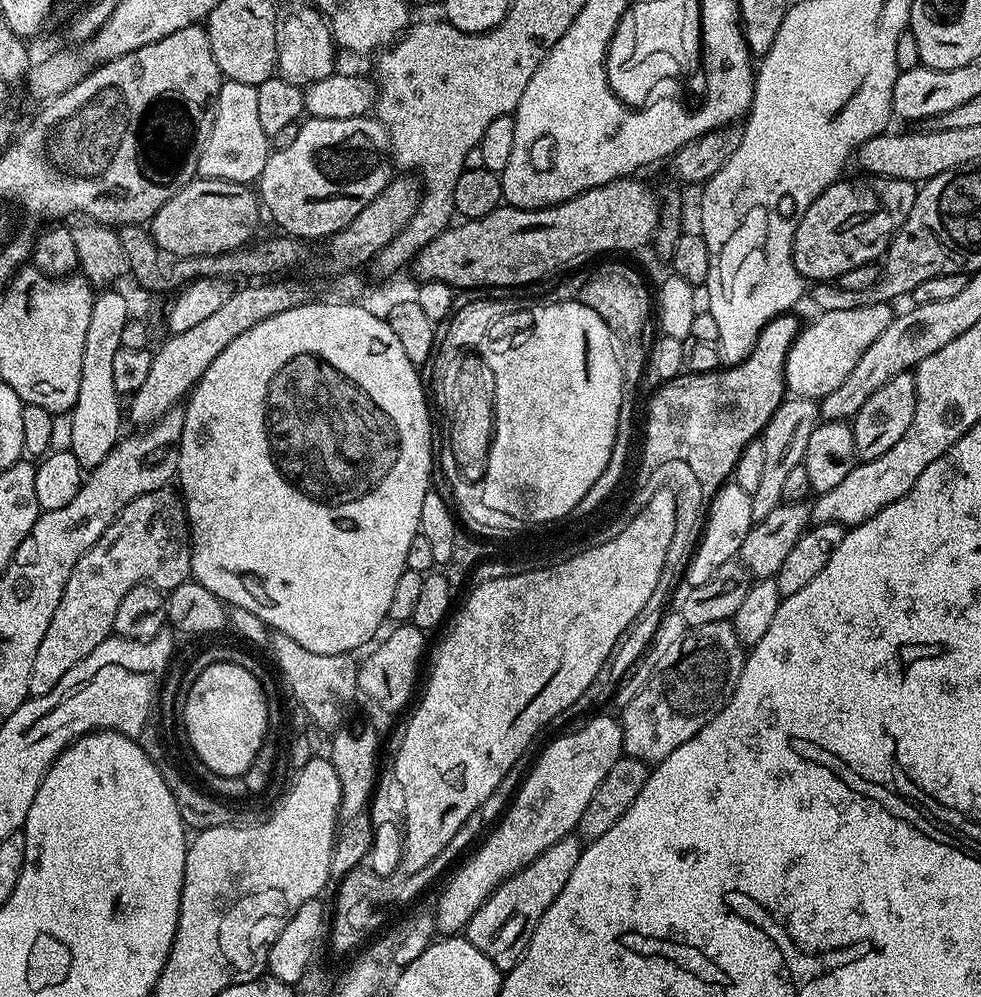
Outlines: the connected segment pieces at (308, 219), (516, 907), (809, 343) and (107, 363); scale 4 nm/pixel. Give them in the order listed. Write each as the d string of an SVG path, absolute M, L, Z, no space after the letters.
M371 115L308 118L289 147L269 155L258 181L258 196L267 215L276 219L277 229L309 242L341 232L393 178L392 138L379 120Z
M563 836L561 840L554 842L554 846L550 846L550 850L538 854L538 858L534 858L522 870L503 880L492 891L490 898L486 898L486 902L482 902L478 910L474 910L474 916L470 918L466 929L466 938L471 944L478 946L478 950L482 950L482 954L486 954L490 962L494 962L501 974L518 966L518 962L524 957L526 946L542 914L550 910L554 898L562 894L562 886L566 886L570 874L574 874L574 866L578 866L581 851L582 841L579 836Z
M880 304L861 306L854 310L830 310L820 312L817 320L812 320L809 324L805 323L790 346L788 357L785 359L784 382L787 391L793 397L819 402L826 394L830 394L830 390L838 390L838 386L846 382L850 370L858 366L858 358L862 358L870 342L874 342L874 338L878 338L878 334L882 334L882 330L890 326L894 315L893 309L890 309L892 308L888 304Z
M104 290L92 301L90 327L86 330L86 350L82 350L82 382L78 382L78 402L70 413L70 446L81 469L97 468L122 439L122 397L114 390L113 359L122 342L122 330L130 319L128 300L116 290Z

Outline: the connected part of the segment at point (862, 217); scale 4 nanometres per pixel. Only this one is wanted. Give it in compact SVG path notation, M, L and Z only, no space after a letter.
M868 174L863 178L865 180L837 180L813 202L806 214L802 214L802 222L798 222L798 230L792 239L792 257L798 274L805 281L832 282L846 274L846 270L854 270L854 266L879 261L892 237L906 222L910 208L914 206L917 185L911 180L891 180L888 176Z

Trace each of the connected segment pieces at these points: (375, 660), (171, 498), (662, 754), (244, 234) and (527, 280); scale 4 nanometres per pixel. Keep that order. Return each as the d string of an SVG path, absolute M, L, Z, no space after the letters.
M411 622L401 623L393 628L396 629L371 649L373 652L362 660L358 668L359 691L363 695L365 692L384 712L396 712L399 708L409 707L408 699L411 698L412 691L413 696L417 691L416 671L419 670L420 659L424 656L425 629L417 628Z
M159 488L134 498L102 538L78 558L78 566L74 566L66 590L62 590L62 602L58 602L58 610L54 610L54 618L50 618L50 627L38 646L34 670L30 670L29 697L50 694L94 646L113 635L114 614L118 614L118 605L134 586L149 583L161 590L171 590L189 583L191 576L192 537L188 514L177 489Z
M727 620L710 622L685 632L679 644L670 646L670 650L662 654L646 686L642 686L642 690L638 690L638 694L634 694L634 698L623 705L621 712L624 713L618 716L622 726L623 755L633 756L655 766L674 754L682 742L690 742L690 738L694 738L694 734L698 734L698 730L702 730L702 726L713 720L731 700L736 692L736 684L740 681L745 659L745 645L740 643L736 629Z
M197 178L178 190L178 194L170 198L170 202L166 202L156 211L150 221L150 231L154 242L162 246L162 250L175 256L216 256L220 252L231 252L233 248L245 247L255 237L252 235L260 224L260 212L262 216L261 201L249 185Z
M640 178L615 180L601 188L591 188L552 208L514 208L501 206L477 220L464 220L450 226L434 238L416 256L417 281L437 280L451 284L457 290L516 290L519 284L536 284L551 272L567 266L579 256L592 256L595 252L616 252L619 248L640 248L653 239L659 224L658 196Z

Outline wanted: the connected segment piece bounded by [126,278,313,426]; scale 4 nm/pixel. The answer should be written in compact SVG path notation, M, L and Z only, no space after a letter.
M272 278L267 282L245 283L232 291L230 299L216 313L208 315L202 322L197 322L190 330L171 333L167 337L169 340L160 349L152 352L150 375L146 377L146 383L137 392L132 393L130 397L132 405L129 408L127 405L126 408L127 419L129 416L134 423L140 424L136 426L158 423L171 408L177 407L191 393L192 389L196 387L196 383L202 378L202 374L206 374L210 362L214 362L214 358L218 358L218 354L222 354L222 350L226 350L226 346L230 346L230 342L234 342L234 338L238 338L238 334L246 334L246 330L250 330L250 326L254 326L274 314L282 314L282 310L294 310L313 299L312 288L306 281L288 279L292 278Z

